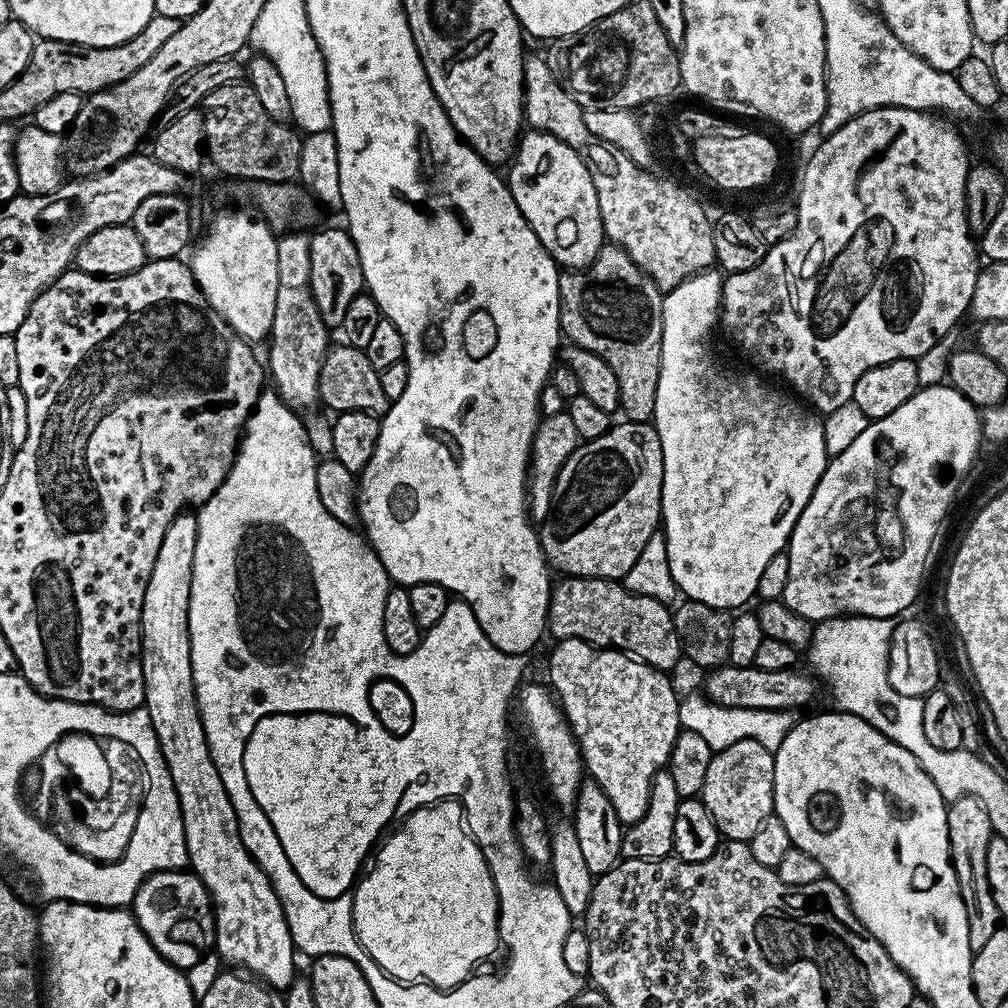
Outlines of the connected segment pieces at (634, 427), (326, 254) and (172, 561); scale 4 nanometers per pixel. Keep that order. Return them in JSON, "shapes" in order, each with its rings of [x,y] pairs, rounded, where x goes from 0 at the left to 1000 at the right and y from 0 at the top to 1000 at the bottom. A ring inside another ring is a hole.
{"shapes":[[[[626,419],[612,420],[604,425],[601,431],[597,431],[597,435],[589,435],[582,438],[576,439],[575,443],[570,444],[558,462],[558,466],[554,470],[554,474],[550,478],[550,486],[548,487],[548,501],[544,504],[543,512],[539,513],[538,519],[535,521],[536,541],[540,547],[540,552],[544,555],[545,561],[549,564],[557,563],[560,569],[563,571],[588,571],[589,573],[597,573],[598,575],[618,576],[622,567],[629,558],[633,557],[633,552],[637,550],[638,543],[641,538],[656,523],[655,515],[655,491],[657,490],[657,438],[653,435],[650,424],[646,420],[629,421]]],[[[340,225],[321,226],[308,234],[308,284],[312,300],[326,326],[340,322],[347,300],[362,289],[359,260],[355,256],[355,244],[351,244],[349,233]]],[[[180,510],[169,518],[169,526],[161,533],[157,554],[153,554],[153,566],[149,577],[145,577],[145,593],[141,593],[141,617],[139,618],[139,656],[143,670],[143,701],[147,704],[147,714],[153,716],[155,739],[165,752],[173,784],[177,788],[181,819],[185,827],[185,843],[189,864],[202,876],[206,890],[210,892],[210,904],[214,910],[214,936],[212,943],[223,957],[241,962],[257,970],[267,980],[284,982],[295,971],[294,951],[296,945],[290,939],[288,919],[280,895],[276,891],[270,872],[256,859],[254,852],[244,843],[238,830],[238,820],[228,788],[220,780],[216,760],[208,748],[204,724],[194,695],[192,669],[188,661],[188,577],[192,569],[192,542],[196,542],[196,518],[190,510]]]]}

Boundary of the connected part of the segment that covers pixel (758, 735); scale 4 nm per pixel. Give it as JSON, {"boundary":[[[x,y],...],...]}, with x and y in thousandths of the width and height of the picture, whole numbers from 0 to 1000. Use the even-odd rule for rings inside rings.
{"boundary":[[[701,689],[679,690],[675,696],[675,720],[678,725],[693,728],[706,742],[714,746],[720,740],[728,740],[728,736],[747,734],[756,736],[760,744],[770,747],[776,740],[776,732],[782,730],[782,725],[788,721],[788,710],[785,705],[744,704],[743,702],[717,702],[714,698],[705,697]]]}

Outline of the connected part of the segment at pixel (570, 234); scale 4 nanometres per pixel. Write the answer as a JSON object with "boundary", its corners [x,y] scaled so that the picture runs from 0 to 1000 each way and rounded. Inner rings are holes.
{"boundary":[[[524,129],[517,134],[512,150],[502,167],[502,182],[506,196],[512,206],[518,208],[520,220],[534,232],[536,245],[543,248],[553,263],[560,268],[580,266],[589,256],[593,256],[596,246],[601,241],[597,212],[593,208],[593,192],[589,188],[589,181],[585,177],[585,169],[581,161],[562,141],[550,137],[541,131]]]}

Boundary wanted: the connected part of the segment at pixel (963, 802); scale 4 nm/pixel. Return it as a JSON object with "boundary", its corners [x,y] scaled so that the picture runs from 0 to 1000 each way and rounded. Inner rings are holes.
{"boundary":[[[955,790],[940,798],[940,834],[954,895],[958,899],[964,945],[974,942],[974,938],[994,917],[990,899],[986,899],[986,887],[982,887],[982,871],[978,871],[978,839],[985,827],[982,808],[978,808],[978,800],[974,800],[970,792]]]}

